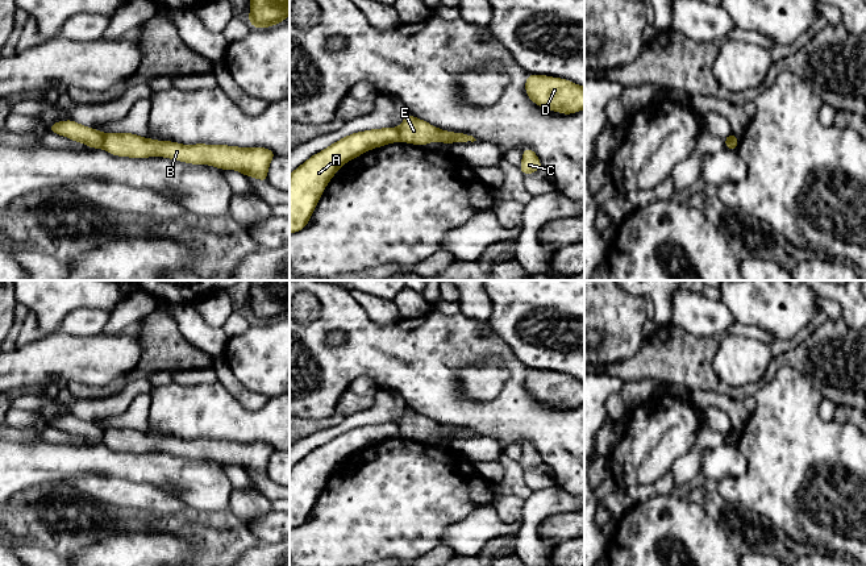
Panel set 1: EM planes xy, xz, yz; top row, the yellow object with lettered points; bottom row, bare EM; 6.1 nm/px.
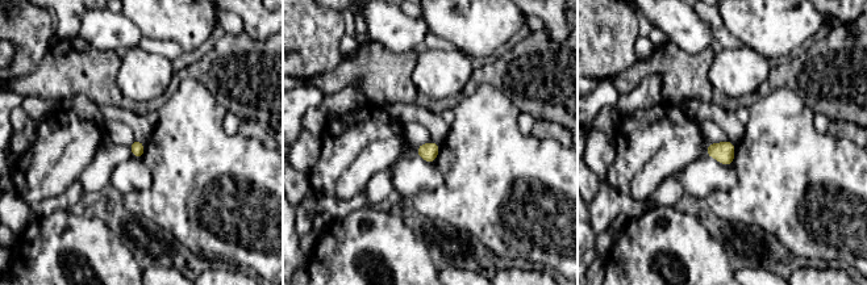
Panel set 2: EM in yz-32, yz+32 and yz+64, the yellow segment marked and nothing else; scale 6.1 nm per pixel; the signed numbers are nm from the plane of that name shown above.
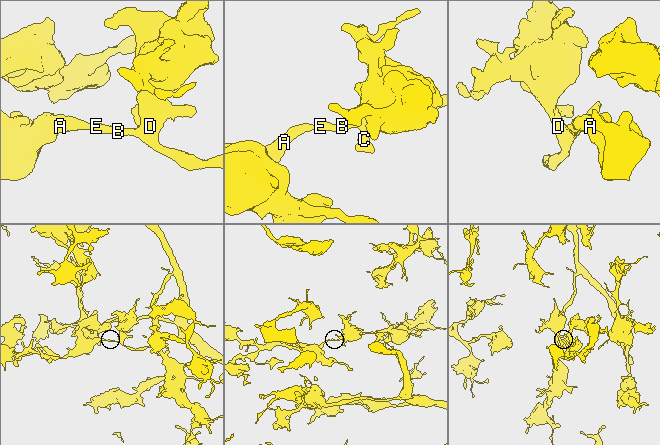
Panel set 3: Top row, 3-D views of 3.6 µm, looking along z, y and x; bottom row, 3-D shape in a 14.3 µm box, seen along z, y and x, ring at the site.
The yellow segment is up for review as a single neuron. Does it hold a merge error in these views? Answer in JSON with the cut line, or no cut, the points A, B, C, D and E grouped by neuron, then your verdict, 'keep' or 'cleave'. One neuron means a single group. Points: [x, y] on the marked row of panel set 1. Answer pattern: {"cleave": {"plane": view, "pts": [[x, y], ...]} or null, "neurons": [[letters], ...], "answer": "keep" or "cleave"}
{"cleave": null, "neurons": [["A", "B", "C", "D", "E"]], "answer": "keep"}

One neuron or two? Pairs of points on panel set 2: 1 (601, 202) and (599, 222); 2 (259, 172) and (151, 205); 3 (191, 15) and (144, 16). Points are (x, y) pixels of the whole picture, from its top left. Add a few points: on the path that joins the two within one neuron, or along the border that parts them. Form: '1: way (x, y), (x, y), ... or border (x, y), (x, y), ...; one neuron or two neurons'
1: way (601, 208), (601, 217); one neuron
2: way (233, 172), (213, 175), (191, 196), (178, 200); one neuron
3: way (179, 15), (155, 15); one neuron

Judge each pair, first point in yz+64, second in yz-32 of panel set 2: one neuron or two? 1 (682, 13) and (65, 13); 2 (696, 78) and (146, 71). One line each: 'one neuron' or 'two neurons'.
1: two neurons
2: two neurons

